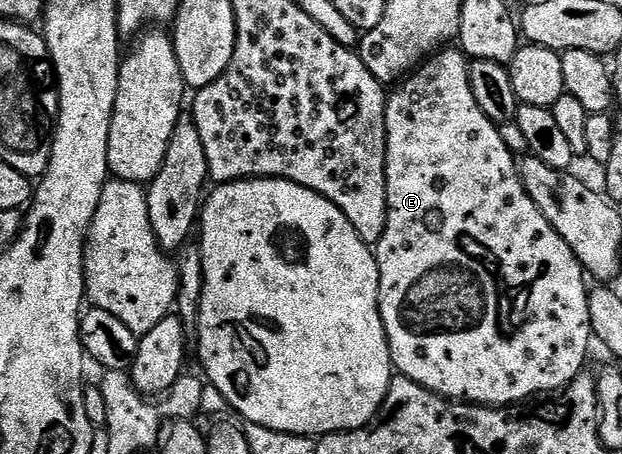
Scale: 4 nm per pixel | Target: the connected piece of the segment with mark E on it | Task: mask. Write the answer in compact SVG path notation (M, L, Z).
M440 49L438 52L430 55L414 73L404 77L390 91L387 99L387 223L385 224L385 232L381 236L381 240L374 247L373 253L375 263L379 266L379 311L381 312L383 327L387 333L387 343L391 349L391 361L394 369L402 377L421 384L426 390L432 390L434 394L439 394L442 398L470 402L481 406L506 408L516 404L526 403L528 400L534 399L531 398L534 394L543 394L539 396L554 395L556 392L566 388L576 376L584 373L586 366L583 365L587 362L587 349L593 346L593 335L591 333L591 321L589 320L589 300L587 299L589 286L583 283L583 278L585 279L583 266L577 260L575 253L569 248L569 244L565 244L565 240L561 240L561 236L557 236L557 232L551 227L549 220L545 220L545 216L541 216L537 204L533 204L533 200L525 192L525 188L519 179L519 167L517 165L516 155L511 155L511 150L507 147L507 142L503 139L503 134L499 130L502 129L496 123L491 122L489 116L485 116L485 112L481 112L477 100L473 100L473 88L469 84L469 59L463 53L462 49Z

